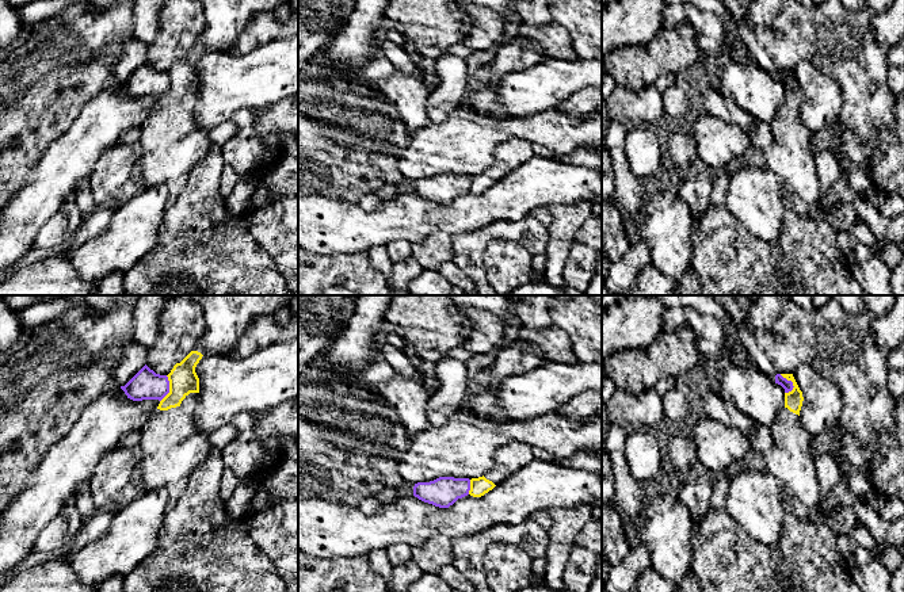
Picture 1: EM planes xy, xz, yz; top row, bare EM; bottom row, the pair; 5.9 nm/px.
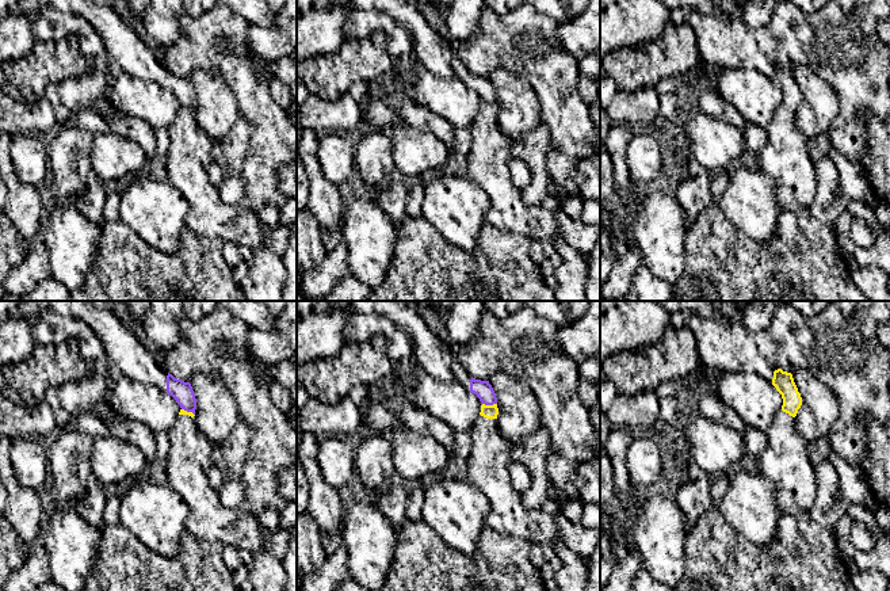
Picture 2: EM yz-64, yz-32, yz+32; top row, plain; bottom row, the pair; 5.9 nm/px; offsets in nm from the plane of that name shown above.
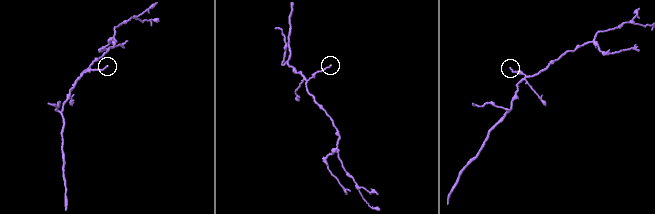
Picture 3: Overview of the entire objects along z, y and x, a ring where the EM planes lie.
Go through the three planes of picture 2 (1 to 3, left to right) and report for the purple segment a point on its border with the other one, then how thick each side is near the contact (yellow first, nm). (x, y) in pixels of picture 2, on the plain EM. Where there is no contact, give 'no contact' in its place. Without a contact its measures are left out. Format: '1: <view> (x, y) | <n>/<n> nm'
1: yz-64 (188, 109) | 30/120 nm
2: yz-32 (489, 102) | 80/110 nm
3: no contact

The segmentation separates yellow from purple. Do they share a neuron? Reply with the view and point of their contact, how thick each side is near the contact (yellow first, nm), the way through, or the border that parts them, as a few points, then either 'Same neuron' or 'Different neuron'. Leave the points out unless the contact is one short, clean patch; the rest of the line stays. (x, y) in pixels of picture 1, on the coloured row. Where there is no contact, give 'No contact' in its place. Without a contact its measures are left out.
Touches yellow at yz (790, 379). Thickness 110 nm (yellow) against 60 nm. Boundary: yz (779, 374), (792, 382), (793, 389), (790, 392). Different neuron

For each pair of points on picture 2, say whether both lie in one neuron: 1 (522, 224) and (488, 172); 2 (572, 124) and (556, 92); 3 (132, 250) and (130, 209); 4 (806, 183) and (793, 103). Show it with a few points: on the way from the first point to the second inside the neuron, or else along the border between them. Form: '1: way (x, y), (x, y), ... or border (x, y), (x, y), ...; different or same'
1: way (510, 212), (505, 208), (504, 197), (497, 185); same
2: way (566, 115), (560, 100); same
3: border (119, 218), (155, 248); different
4: way (787, 163), (787, 124); same

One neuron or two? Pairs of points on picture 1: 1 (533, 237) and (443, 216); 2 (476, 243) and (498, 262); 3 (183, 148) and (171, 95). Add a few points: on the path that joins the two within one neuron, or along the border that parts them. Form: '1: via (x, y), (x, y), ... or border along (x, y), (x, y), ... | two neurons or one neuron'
1: border along (517, 220), (491, 221), (475, 230), (454, 235) | two neurons
2: border along (514, 240), (494, 239), (487, 245), (487, 281) | two neurons
3: via (171, 134), (171, 109) | one neuron

